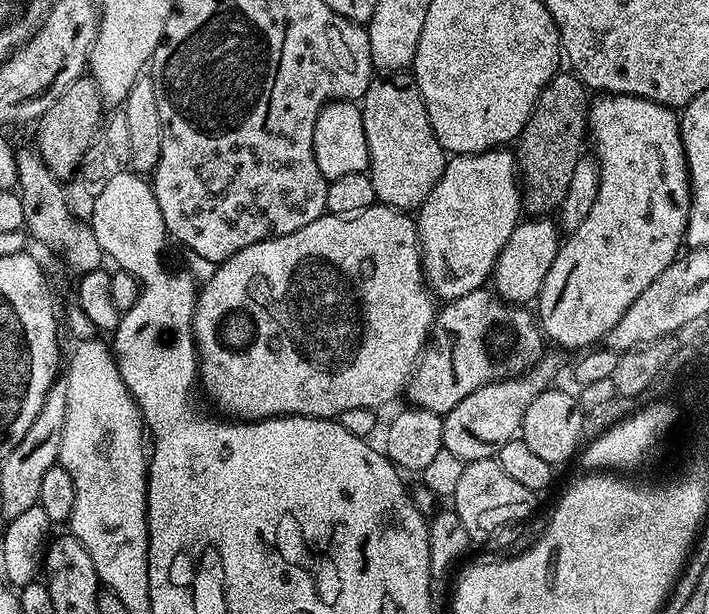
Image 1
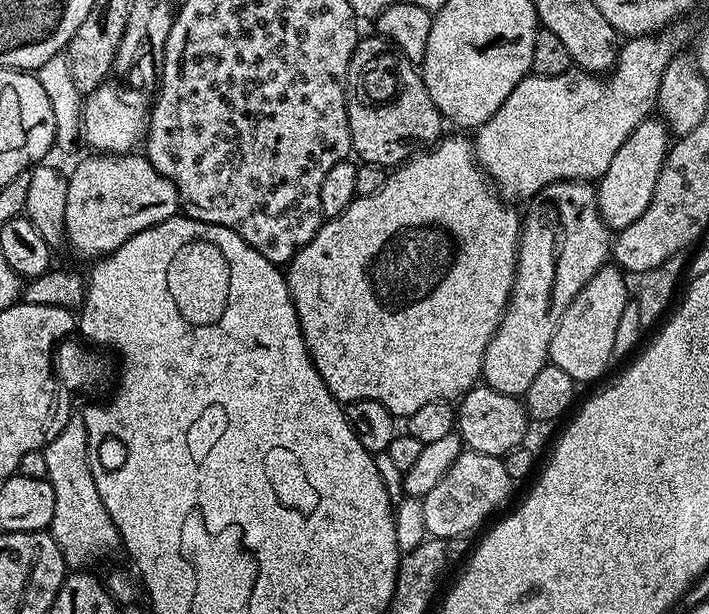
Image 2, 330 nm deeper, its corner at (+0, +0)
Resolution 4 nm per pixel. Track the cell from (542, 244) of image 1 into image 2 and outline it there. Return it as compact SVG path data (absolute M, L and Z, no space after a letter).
M660 118L644 120L634 130L634 134L622 142L622 150L614 154L614 162L610 162L595 185L598 210L609 229L619 230L630 226L630 222L638 222L638 218L646 214L646 206L650 206L650 200L654 198L654 188L658 186L658 176L669 149L668 126Z

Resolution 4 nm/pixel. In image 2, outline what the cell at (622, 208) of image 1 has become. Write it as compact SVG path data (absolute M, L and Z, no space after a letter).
M609 262L582 286L582 290L566 306L554 338L550 342L548 359L558 370L566 370L570 378L578 382L596 380L614 360L614 333L618 331L618 321L622 319L622 310L630 303L625 273L615 263Z

